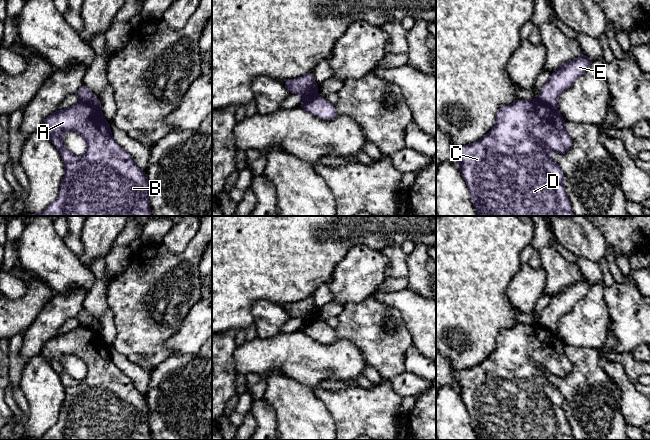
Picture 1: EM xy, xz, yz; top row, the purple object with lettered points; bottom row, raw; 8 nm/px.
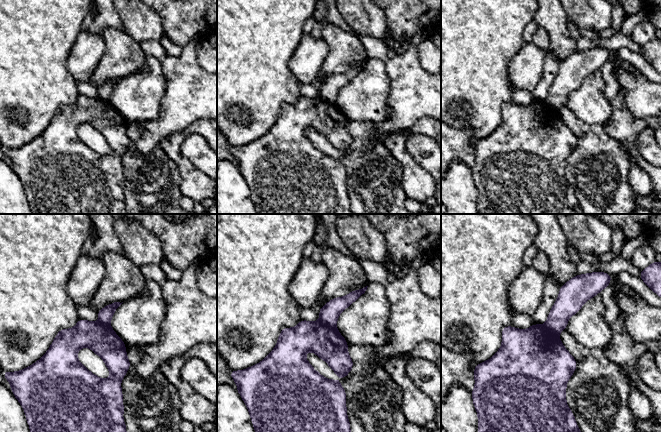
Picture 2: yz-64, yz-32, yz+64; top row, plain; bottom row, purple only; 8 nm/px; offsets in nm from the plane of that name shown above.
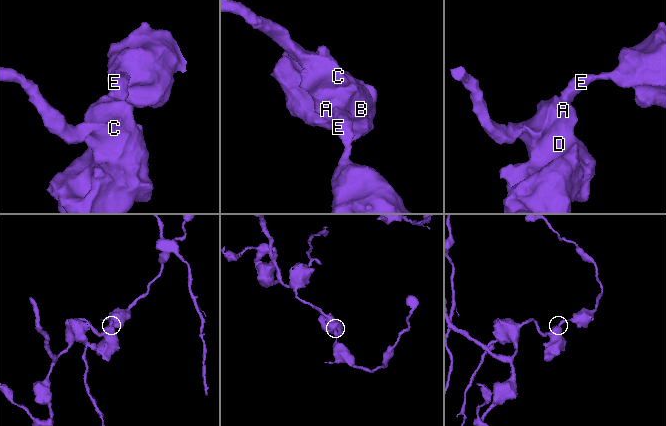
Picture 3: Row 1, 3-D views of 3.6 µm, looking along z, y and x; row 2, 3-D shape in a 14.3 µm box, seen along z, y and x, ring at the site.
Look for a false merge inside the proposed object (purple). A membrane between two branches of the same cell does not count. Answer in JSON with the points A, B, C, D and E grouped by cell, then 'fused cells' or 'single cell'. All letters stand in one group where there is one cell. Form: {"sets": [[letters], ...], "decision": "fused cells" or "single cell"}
{"sets": [["A", "B", "C", "D"], ["E"]], "decision": "fused cells"}

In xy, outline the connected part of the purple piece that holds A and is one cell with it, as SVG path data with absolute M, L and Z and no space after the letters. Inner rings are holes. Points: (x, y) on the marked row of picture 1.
M79 101L69 108L53 112L44 120L40 130L49 136L58 148L65 174L57 198L43 212L21 216L151 216L146 173L137 166L131 154L113 139L110 124L99 106L87 101ZM67 131L74 131L84 138L87 147L84 155L74 155L64 146L62 137Z

